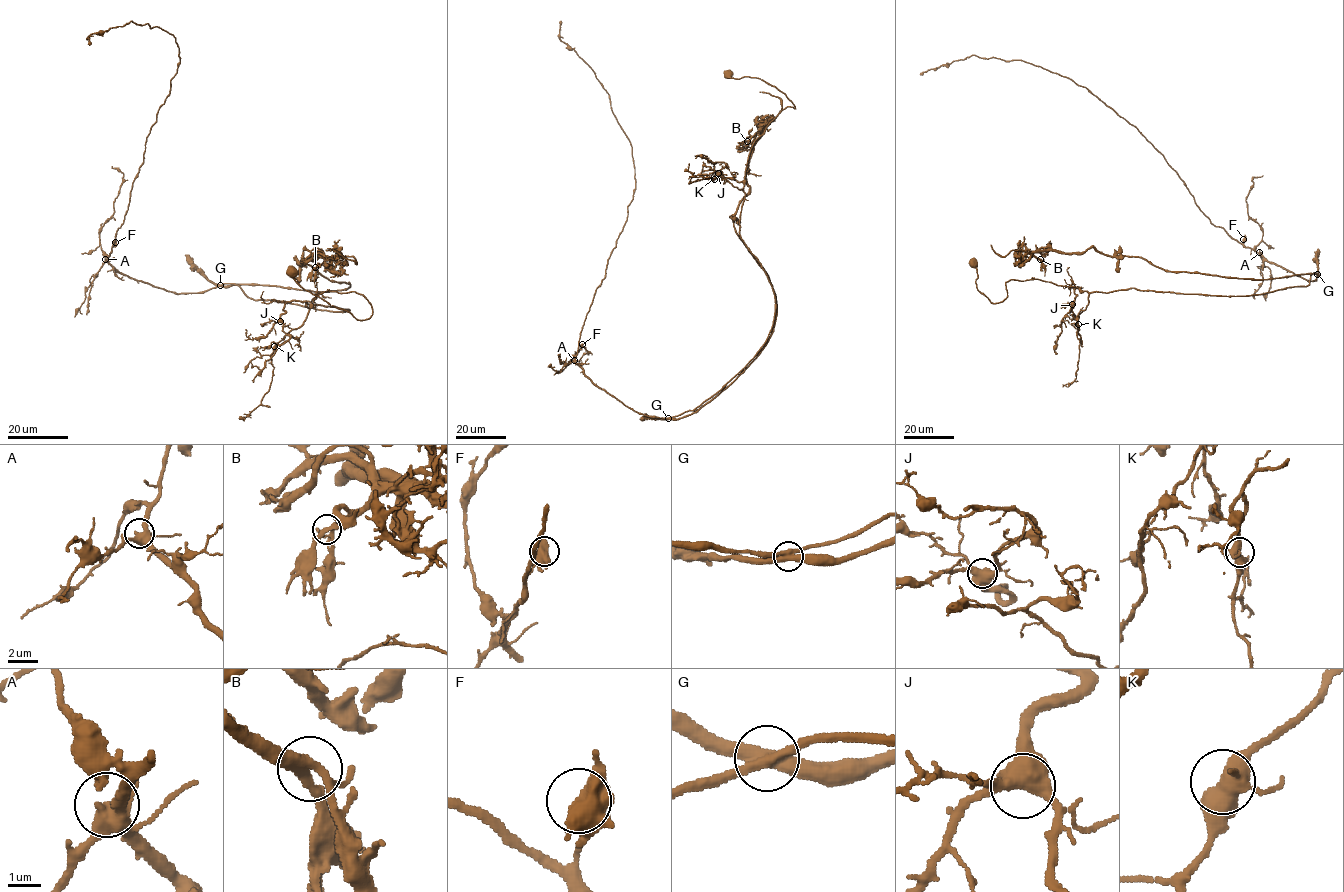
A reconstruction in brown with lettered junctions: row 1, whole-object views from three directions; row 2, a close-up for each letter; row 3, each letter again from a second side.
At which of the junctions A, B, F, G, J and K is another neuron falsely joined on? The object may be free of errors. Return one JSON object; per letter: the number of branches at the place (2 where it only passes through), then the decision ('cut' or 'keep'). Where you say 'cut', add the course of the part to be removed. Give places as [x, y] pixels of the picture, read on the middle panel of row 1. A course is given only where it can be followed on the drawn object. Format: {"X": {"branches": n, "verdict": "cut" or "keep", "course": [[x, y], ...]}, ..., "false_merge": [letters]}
{"A": {"branches": 4, "verdict": "keep"}, "B": {"branches": 4, "verdict": "keep"}, "F": {"branches": 4, "verdict": "keep"}, "G": {"branches": 4, "verdict": "cut", "course": [[668, 418], [696, 412], [724, 390], [775, 322], [767, 273], [734, 226], [751, 148], [782, 109], [760, 92]]}, "J": {"branches": 4, "verdict": "keep"}, "K": {"branches": 4, "verdict": "keep"}, "false_merge": ["G"]}

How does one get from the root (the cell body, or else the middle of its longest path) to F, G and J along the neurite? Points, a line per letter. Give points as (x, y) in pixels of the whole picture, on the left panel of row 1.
F: (290, 272), (372, 314), (166, 291), (115, 242)
G: (290, 272), (357, 319), (372, 314), (355, 292), (305, 302), (348, 309), (331, 312), (220, 285)
J: (290, 272), (304, 289), (357, 319), (372, 314), (362, 295), (324, 291), (310, 302), (288, 301), (280, 321)

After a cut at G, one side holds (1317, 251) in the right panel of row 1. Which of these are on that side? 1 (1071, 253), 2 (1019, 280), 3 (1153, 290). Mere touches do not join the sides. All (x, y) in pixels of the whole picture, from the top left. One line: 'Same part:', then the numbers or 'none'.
Same part: 1

